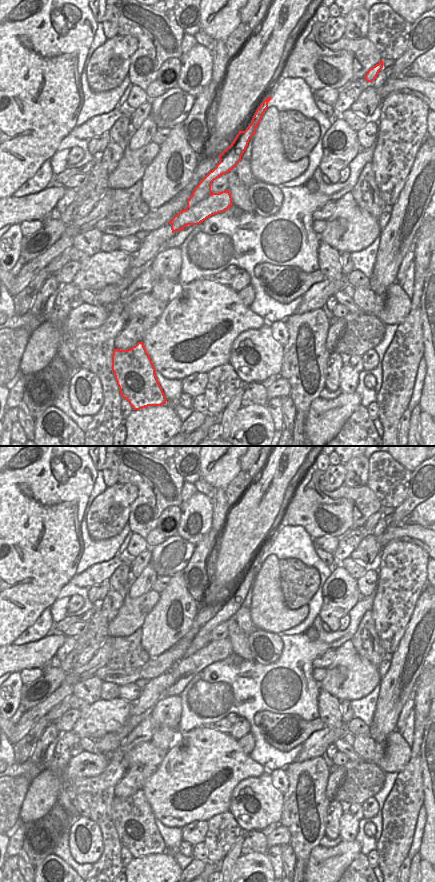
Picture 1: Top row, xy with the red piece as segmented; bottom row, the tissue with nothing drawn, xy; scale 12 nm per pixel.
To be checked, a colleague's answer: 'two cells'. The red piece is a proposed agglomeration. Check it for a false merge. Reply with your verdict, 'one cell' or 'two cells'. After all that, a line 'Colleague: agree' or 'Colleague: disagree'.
two cells
Colleague: agree

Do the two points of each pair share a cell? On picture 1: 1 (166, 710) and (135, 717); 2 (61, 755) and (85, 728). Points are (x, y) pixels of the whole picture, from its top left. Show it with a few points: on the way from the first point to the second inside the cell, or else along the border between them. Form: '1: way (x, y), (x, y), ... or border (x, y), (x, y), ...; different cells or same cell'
1: border (167, 697), (159, 700), (149, 715); different cells
2: border (71, 730), (76, 736); different cells

